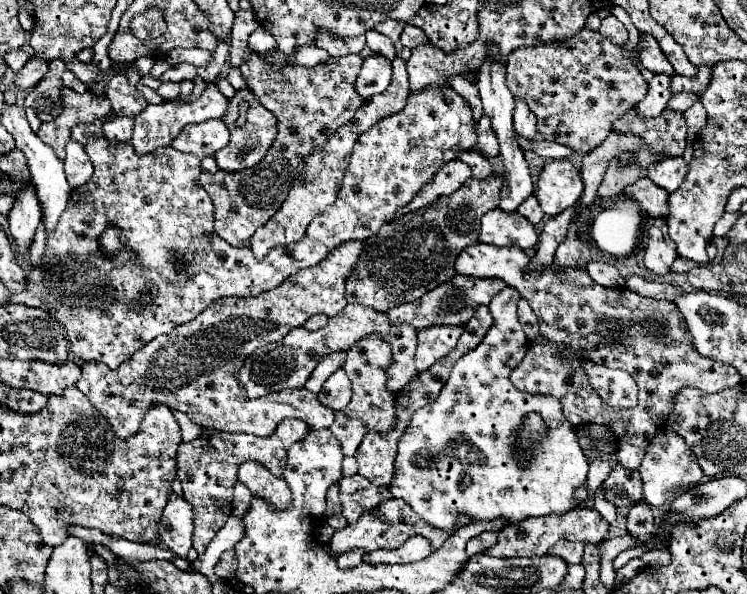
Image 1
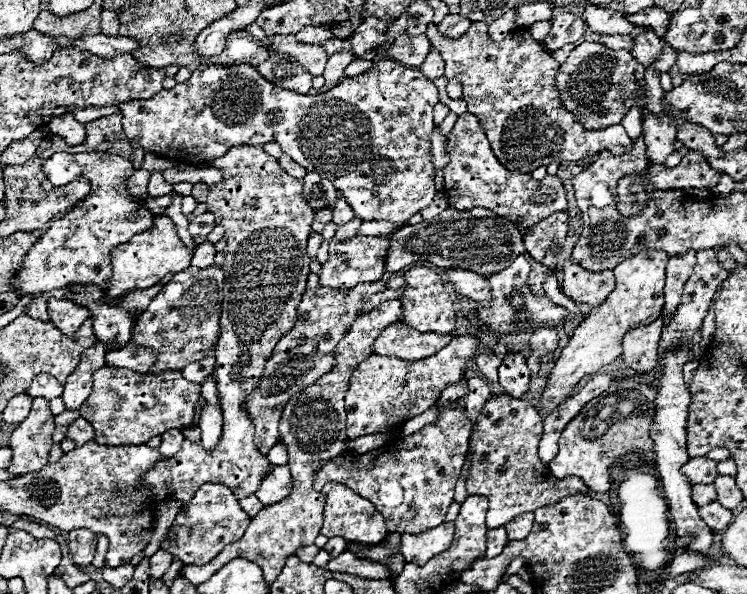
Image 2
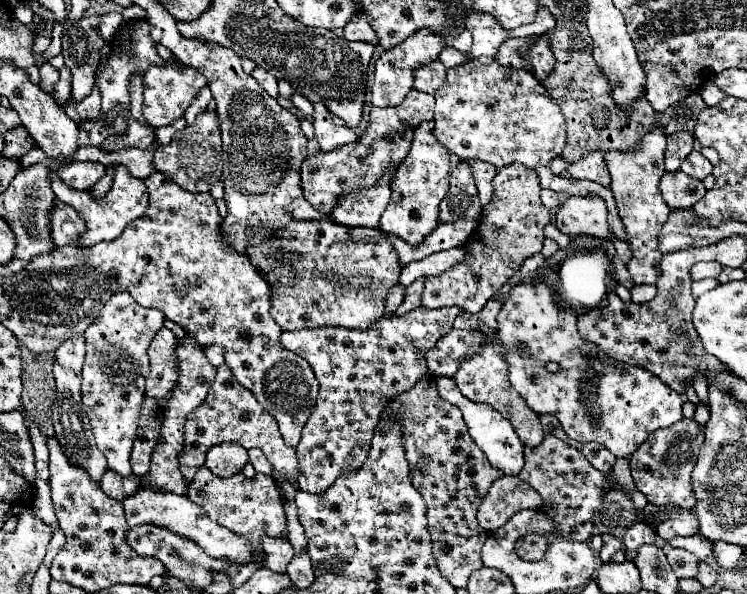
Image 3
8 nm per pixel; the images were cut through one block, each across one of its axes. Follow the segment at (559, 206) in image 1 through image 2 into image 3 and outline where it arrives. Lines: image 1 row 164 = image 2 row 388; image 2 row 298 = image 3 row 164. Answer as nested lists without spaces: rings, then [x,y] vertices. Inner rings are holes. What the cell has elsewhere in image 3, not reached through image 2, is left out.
[[[656,126],[650,134],[642,138],[642,142],[626,153],[606,153],[606,166],[612,176],[612,192],[616,198],[616,206],[620,218],[630,236],[628,244],[632,248],[632,260],[628,262],[628,270],[636,284],[654,284],[660,278],[660,250],[658,250],[658,232],[668,220],[670,208],[662,200],[658,192],[658,182],[664,174],[664,150],[666,150],[666,134]]]

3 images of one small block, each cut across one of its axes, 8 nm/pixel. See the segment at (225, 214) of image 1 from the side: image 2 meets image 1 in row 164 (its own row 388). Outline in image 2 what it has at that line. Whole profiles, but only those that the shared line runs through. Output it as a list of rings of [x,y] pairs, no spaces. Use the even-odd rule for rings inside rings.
[[[396,276],[378,280],[378,284],[358,284],[354,288],[322,288],[320,284],[316,288],[306,288],[298,306],[298,320],[294,328],[286,336],[282,336],[282,340],[278,340],[262,372],[262,384],[254,392],[250,392],[250,396],[246,396],[246,412],[254,422],[254,444],[260,454],[270,452],[270,448],[278,444],[278,420],[286,402],[332,368],[332,352],[342,336],[348,332],[352,322],[360,314],[374,310],[378,304],[400,298],[400,294],[404,292],[404,284],[404,278]]]

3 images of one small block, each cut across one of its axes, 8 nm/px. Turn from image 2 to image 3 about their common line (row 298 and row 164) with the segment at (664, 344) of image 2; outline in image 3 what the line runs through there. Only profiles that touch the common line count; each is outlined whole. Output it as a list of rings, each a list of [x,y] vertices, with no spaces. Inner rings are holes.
[[[692,150],[692,152],[686,156],[686,160],[682,162],[680,170],[686,172],[686,174],[690,174],[690,176],[696,178],[696,180],[704,180],[704,178],[712,172],[712,164],[710,164],[710,160],[706,160],[698,150]]]

